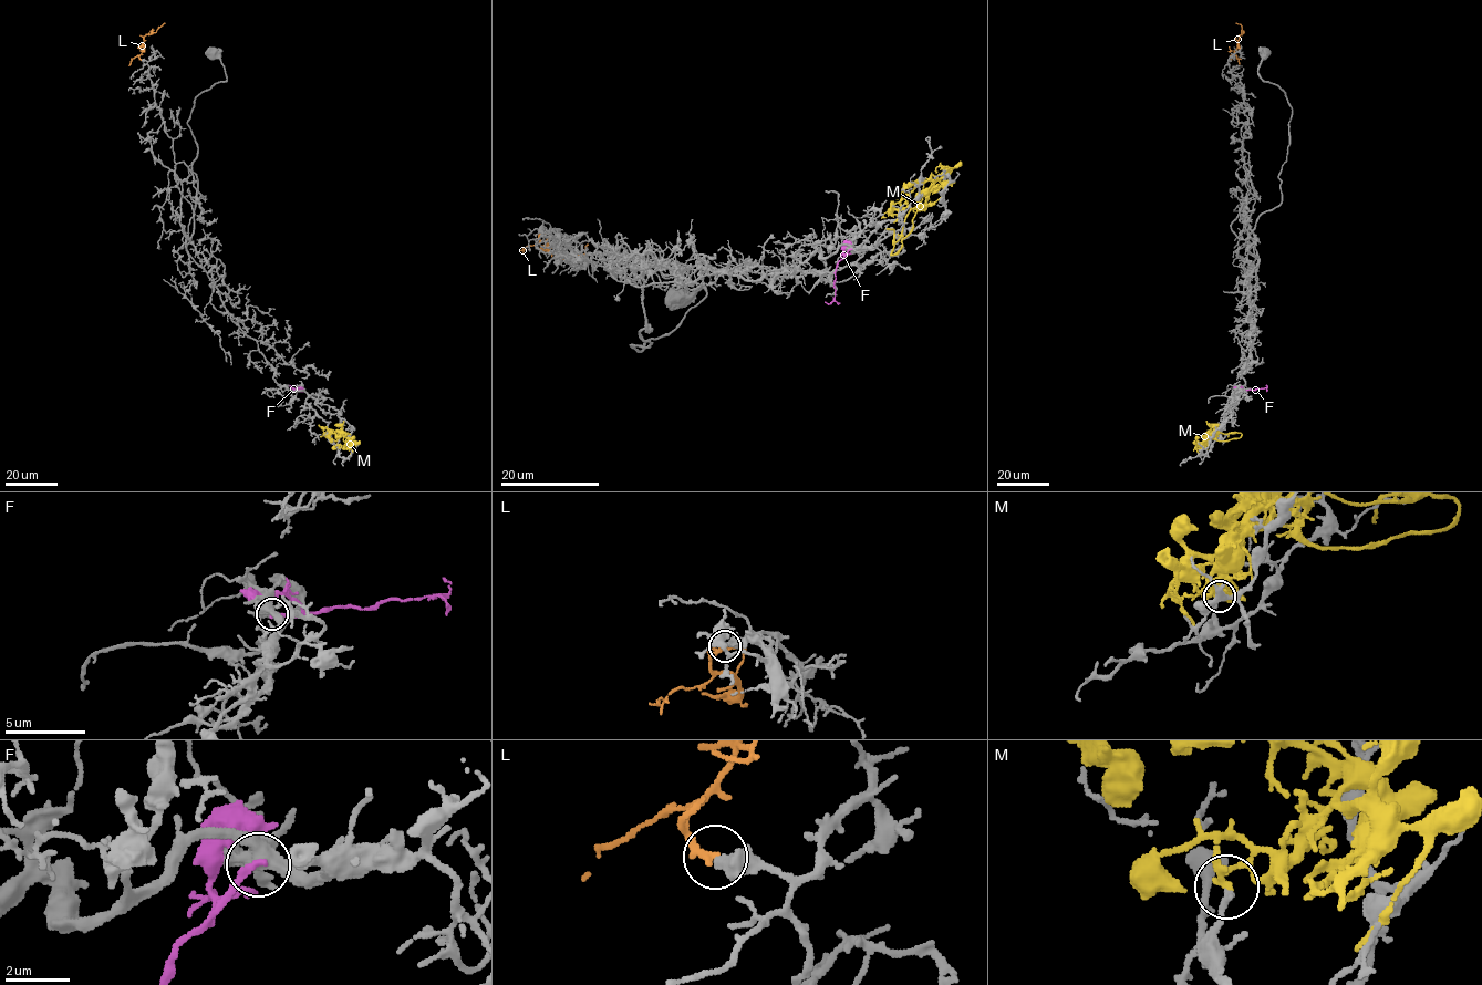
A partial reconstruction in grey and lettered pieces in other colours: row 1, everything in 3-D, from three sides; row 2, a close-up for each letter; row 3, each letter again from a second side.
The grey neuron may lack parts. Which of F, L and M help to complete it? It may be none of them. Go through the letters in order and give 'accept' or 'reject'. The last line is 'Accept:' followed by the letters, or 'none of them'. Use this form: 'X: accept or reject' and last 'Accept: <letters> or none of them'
F: reject
L: accept
M: reject
Accept: L

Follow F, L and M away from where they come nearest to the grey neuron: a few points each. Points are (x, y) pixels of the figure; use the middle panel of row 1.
F: (850, 249), (836, 270), (835, 300), (830, 303), (825, 301)
L: (543, 232), (538, 238), (546, 242), (553, 255), (581, 255), (588, 245)
M: (922, 182), (933, 182), (912, 219), (912, 229), (894, 255)

